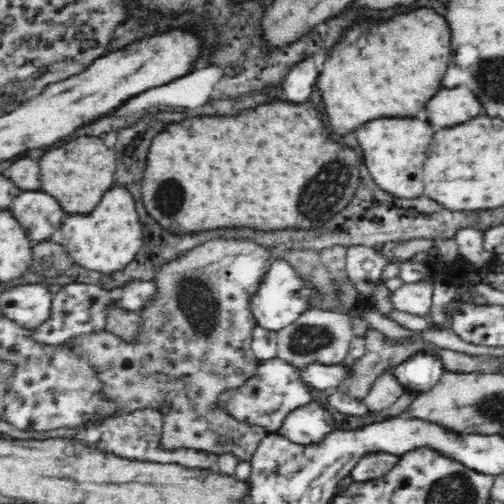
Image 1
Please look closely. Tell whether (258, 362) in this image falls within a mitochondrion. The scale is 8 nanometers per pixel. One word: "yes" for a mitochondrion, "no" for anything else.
no

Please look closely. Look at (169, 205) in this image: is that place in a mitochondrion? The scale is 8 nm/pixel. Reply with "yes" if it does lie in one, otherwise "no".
yes

